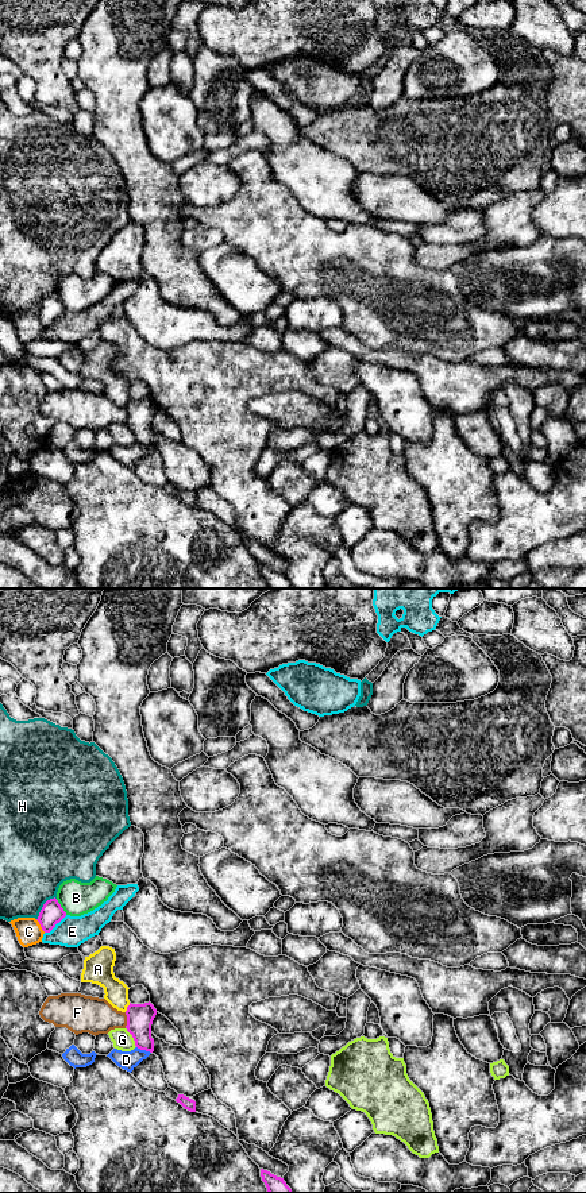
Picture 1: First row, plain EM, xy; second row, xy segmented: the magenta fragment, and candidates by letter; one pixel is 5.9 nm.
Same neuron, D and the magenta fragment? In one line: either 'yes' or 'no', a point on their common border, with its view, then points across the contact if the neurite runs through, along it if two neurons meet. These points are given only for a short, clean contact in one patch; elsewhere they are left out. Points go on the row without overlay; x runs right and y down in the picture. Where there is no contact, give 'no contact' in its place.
no; contact xy (143, 444); border xy (137, 441), (150, 448)

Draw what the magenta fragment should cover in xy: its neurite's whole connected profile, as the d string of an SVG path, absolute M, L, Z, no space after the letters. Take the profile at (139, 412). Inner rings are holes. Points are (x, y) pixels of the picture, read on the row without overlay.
M149 397L144 399L131 399L127 402L127 426L132 431L135 441L140 445L154 447L154 435L151 433L151 420L157 405Z

